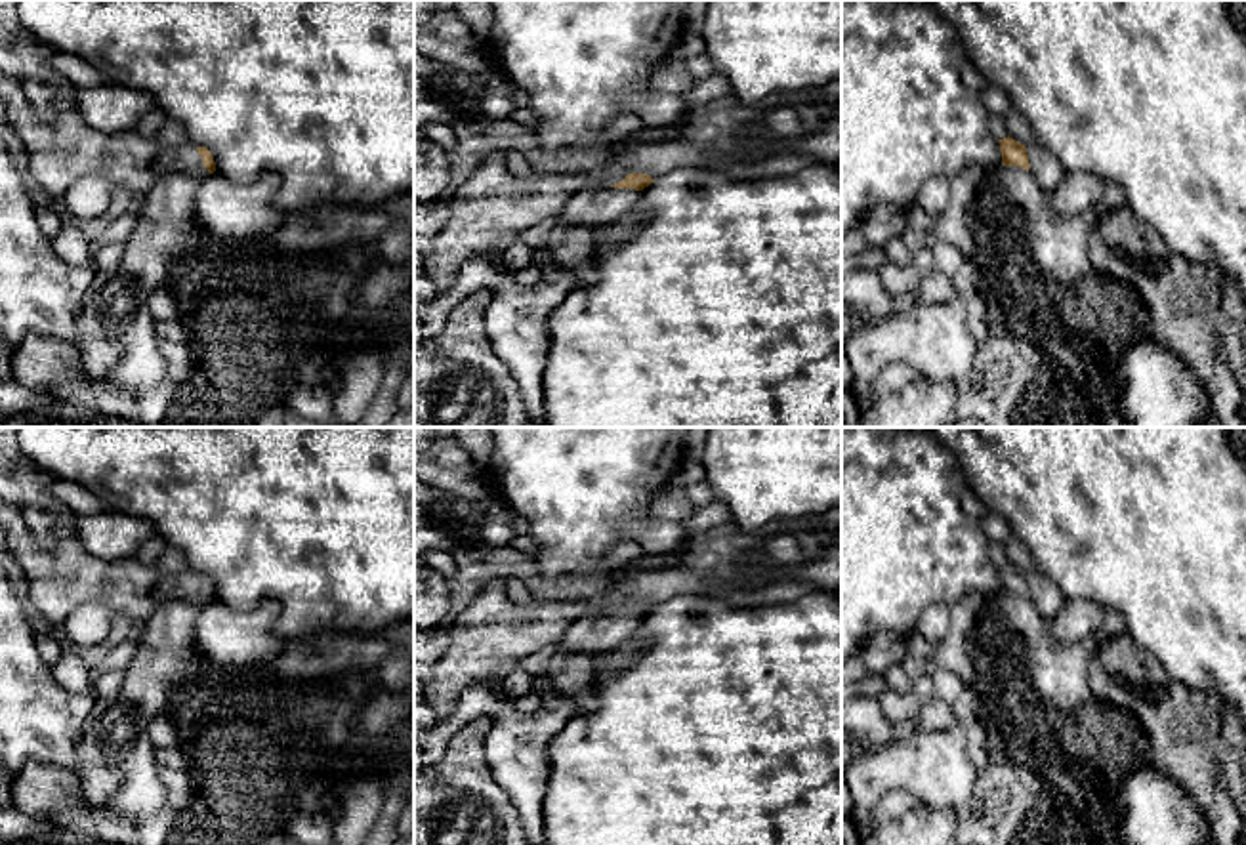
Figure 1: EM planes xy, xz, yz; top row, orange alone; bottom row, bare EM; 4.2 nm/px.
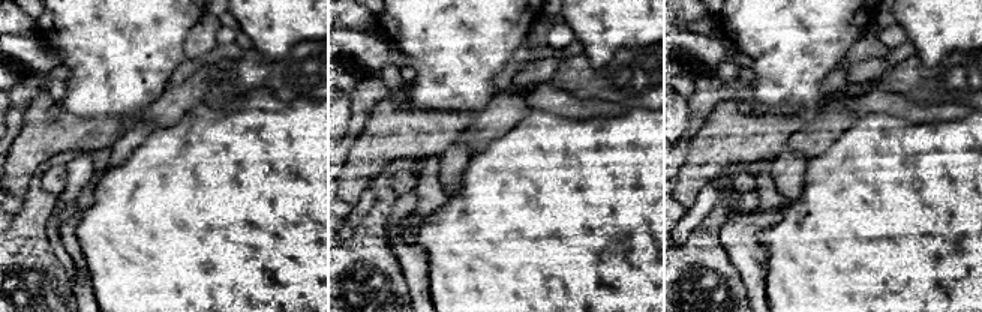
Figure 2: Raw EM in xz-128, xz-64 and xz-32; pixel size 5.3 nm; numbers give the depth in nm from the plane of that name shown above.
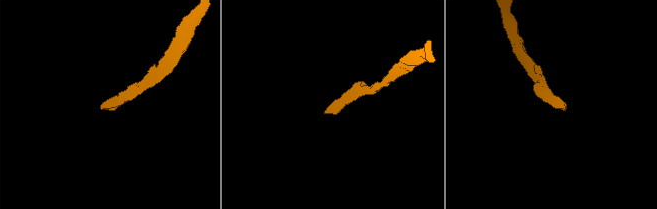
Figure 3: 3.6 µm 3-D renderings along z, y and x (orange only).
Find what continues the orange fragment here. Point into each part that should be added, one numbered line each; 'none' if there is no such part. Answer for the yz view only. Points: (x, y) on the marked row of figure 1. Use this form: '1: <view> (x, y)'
1: yz (1044, 166)

